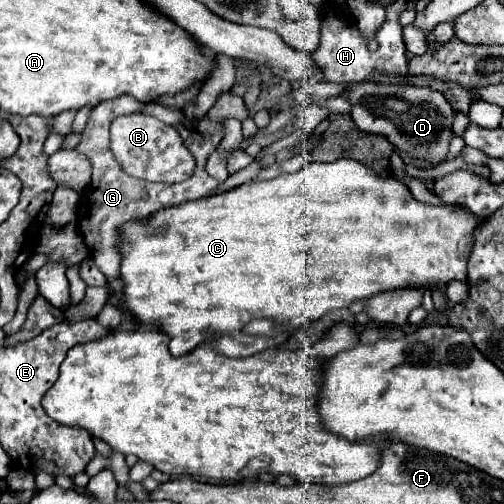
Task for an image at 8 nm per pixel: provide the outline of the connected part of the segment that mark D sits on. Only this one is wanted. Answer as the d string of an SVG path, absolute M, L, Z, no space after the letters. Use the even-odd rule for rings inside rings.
M361 81L357 85L349 85L343 95L353 105L351 117L355 125L365 133L385 135L397 149L423 163L439 163L445 159L451 141L453 107L439 91L431 87L415 87L409 83ZM399 101L407 101L409 111L399 111Z

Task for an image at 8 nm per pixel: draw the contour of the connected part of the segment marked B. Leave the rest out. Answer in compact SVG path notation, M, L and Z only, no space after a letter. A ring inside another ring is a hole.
M131 113L114 119L110 126L111 149L123 169L145 181L179 183L193 175L195 159L184 146L178 131L160 120L143 113Z

